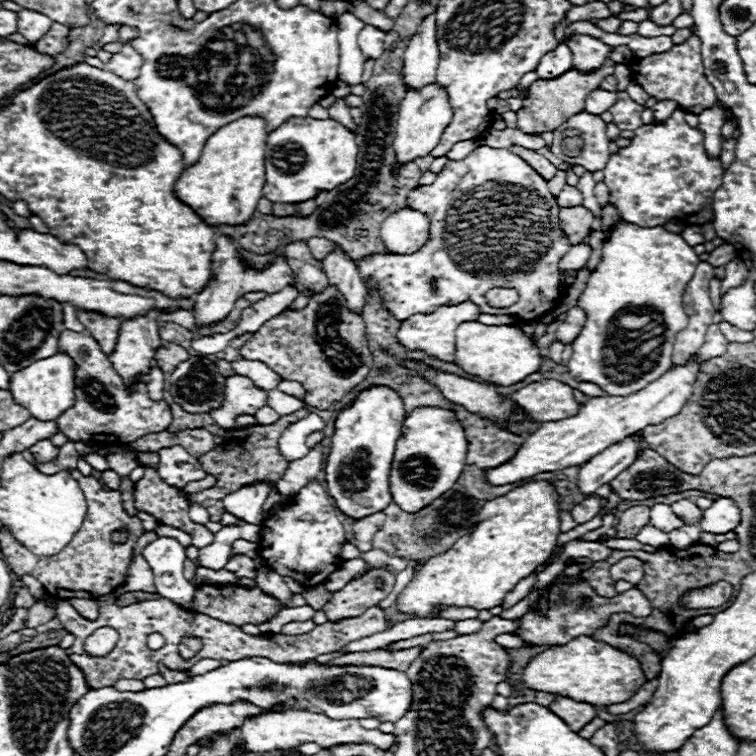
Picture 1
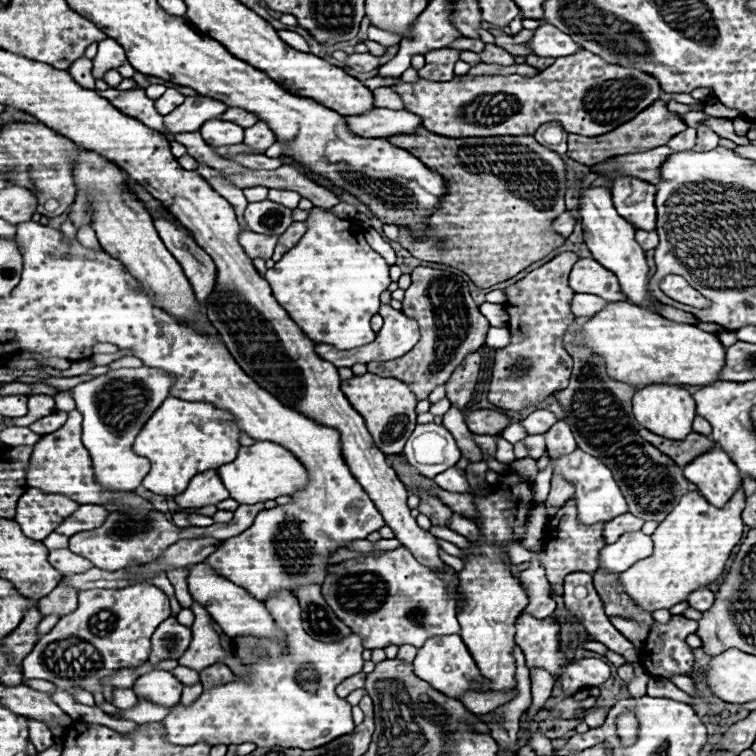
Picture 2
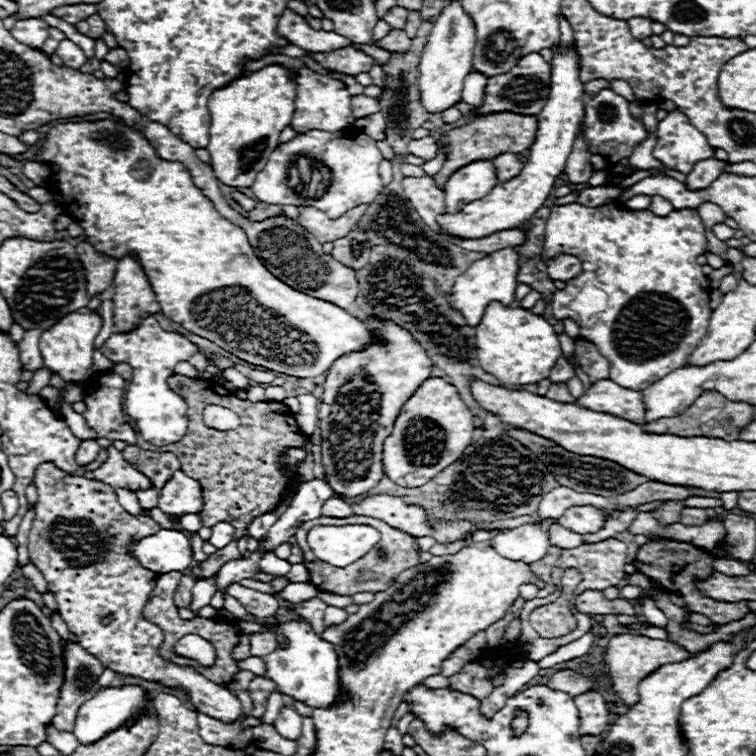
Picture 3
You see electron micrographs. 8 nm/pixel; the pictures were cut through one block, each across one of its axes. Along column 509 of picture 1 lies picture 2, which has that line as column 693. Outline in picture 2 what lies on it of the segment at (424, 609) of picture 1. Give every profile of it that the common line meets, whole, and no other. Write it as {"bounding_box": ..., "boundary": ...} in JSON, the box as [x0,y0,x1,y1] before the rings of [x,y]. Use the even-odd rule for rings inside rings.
{"bounding_box":[620,490,744,612],"boundary":[[[738,490],[724,508],[716,508],[698,492],[682,496],[678,506],[652,534],[654,552],[648,558],[638,560],[626,572],[620,572],[620,584],[636,606],[644,612],[654,612],[660,608],[670,610],[672,606],[686,602],[694,590],[710,586],[722,576],[732,548],[742,538],[744,522],[740,514],[744,510],[744,498],[744,490]]]}

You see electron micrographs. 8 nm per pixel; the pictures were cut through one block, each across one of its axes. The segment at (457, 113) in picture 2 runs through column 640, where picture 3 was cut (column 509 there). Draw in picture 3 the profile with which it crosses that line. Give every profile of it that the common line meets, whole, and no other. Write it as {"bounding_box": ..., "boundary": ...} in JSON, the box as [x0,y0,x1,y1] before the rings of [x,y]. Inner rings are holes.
{"bounding_box":[476,54,552,114],"boundary":[[[540,54],[524,56],[512,72],[506,72],[504,76],[494,76],[488,78],[488,92],[486,92],[486,102],[482,108],[476,108],[478,114],[488,114],[488,112],[516,112],[516,114],[540,114],[540,110],[546,106],[548,96],[550,96],[550,76],[552,76],[552,66],[546,62]]]}

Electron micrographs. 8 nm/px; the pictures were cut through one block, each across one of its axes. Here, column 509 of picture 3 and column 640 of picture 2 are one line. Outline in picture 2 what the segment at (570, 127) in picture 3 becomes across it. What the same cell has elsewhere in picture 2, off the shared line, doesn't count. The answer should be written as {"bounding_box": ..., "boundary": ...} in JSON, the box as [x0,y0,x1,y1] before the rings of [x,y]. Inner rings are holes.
{"bounding_box":[612,176,656,230],"boundary":[[[620,176],[612,184],[612,200],[618,214],[634,224],[638,230],[656,230],[656,208],[654,208],[656,186],[638,178]]]}

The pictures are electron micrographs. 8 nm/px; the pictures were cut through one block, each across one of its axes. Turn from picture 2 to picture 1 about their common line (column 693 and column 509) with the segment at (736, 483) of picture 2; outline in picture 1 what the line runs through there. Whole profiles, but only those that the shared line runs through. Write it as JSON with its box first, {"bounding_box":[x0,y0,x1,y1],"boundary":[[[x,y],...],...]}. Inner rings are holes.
{"bounding_box":[488,354,702,486],"boundary":[[[694,354],[684,366],[670,368],[668,372],[664,372],[664,376],[660,376],[660,380],[654,380],[654,384],[648,384],[648,388],[642,388],[640,392],[628,396],[588,398],[576,416],[540,424],[540,428],[526,438],[524,446],[520,446],[520,452],[516,452],[516,456],[508,460],[508,464],[488,470],[488,480],[496,486],[502,486],[518,482],[522,478],[530,478],[538,472],[554,472],[568,466],[580,466],[608,446],[624,440],[626,436],[640,432],[650,424],[660,424],[662,420],[680,412],[688,396],[692,396],[692,384],[696,382],[696,374],[700,372],[700,368],[702,362],[698,362]]]}

